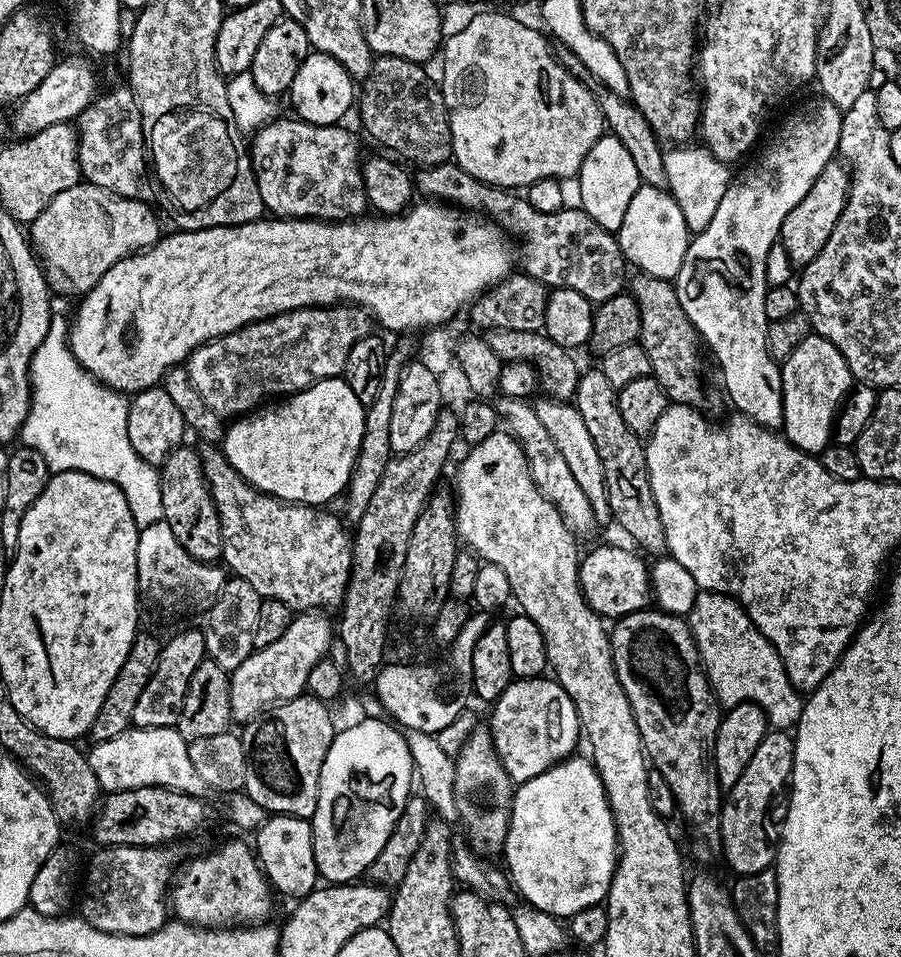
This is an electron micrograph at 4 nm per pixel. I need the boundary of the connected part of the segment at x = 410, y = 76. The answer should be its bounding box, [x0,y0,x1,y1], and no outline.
[358,56,452,168]

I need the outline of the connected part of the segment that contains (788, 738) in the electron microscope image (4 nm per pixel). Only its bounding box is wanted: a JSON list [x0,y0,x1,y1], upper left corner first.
[720,730,795,876]

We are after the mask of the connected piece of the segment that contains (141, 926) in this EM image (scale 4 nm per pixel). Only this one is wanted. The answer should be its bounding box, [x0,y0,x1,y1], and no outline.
[79,844,174,936]

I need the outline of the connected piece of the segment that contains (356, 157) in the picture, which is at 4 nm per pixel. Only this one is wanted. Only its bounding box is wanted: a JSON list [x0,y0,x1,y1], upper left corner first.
[250,118,369,222]

